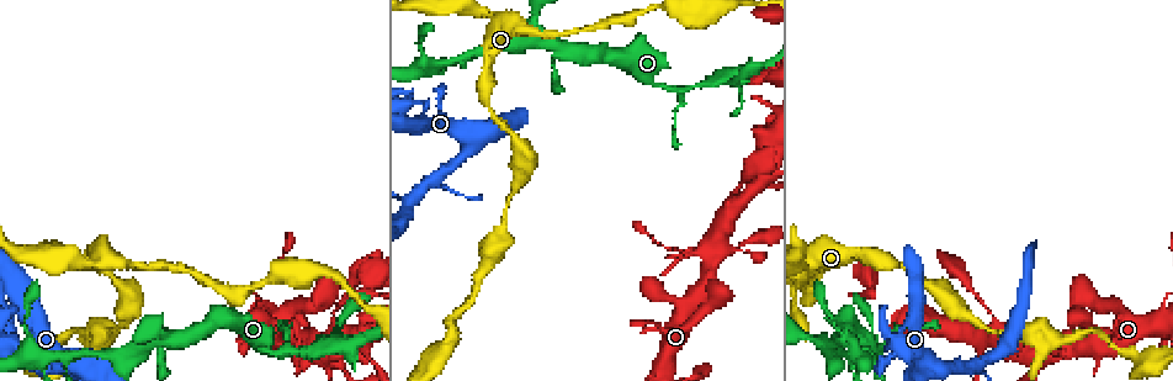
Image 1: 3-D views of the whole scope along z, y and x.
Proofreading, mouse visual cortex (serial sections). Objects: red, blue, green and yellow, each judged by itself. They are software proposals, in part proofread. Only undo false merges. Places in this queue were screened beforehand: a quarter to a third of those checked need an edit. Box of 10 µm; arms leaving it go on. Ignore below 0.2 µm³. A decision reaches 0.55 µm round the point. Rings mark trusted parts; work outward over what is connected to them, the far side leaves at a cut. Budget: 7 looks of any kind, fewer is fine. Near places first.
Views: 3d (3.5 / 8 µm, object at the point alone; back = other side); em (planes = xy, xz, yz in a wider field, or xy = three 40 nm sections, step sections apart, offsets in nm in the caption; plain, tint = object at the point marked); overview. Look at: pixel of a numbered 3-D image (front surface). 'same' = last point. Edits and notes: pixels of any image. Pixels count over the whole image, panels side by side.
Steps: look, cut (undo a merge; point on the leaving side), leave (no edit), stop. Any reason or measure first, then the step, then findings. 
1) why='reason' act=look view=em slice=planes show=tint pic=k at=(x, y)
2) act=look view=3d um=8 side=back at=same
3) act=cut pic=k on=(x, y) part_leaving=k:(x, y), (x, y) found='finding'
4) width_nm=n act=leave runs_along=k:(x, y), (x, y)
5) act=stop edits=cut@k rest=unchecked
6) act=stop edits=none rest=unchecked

why='looks like a crossing' act=look view=3d um=3.5 pic=1 at=(444, 62)

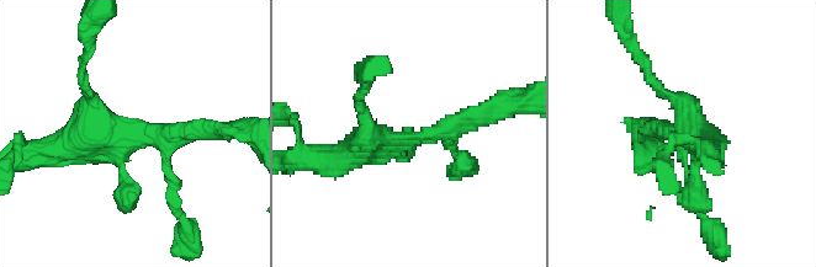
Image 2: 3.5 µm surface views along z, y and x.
act=leave runs_along=2:(493, 110), (342, 158) found='one cell here'

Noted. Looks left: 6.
why='four arms meet' act=look view=3d um=8 pic=1 at=(728, 251)

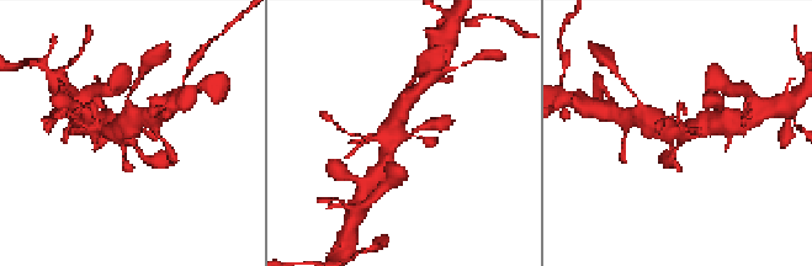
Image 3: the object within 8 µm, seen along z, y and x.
act=look view=em slice=xy step=2 show=tint at=same

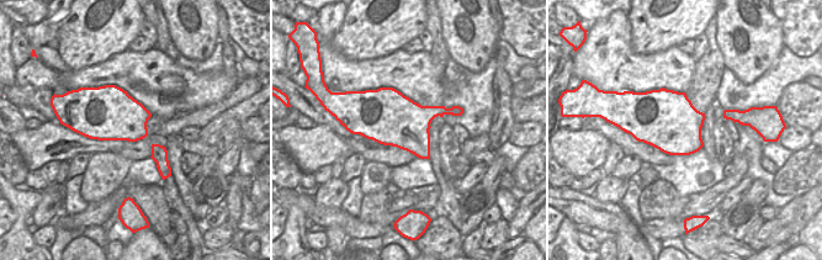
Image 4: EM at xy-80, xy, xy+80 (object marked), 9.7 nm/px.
act=leave runs_along=3:(383, 166), (402, 107) found='continuous, no second cell'

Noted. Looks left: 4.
why='calibre changes' act=look view=3d um=3.5 pic=1 at=(1064, 340)

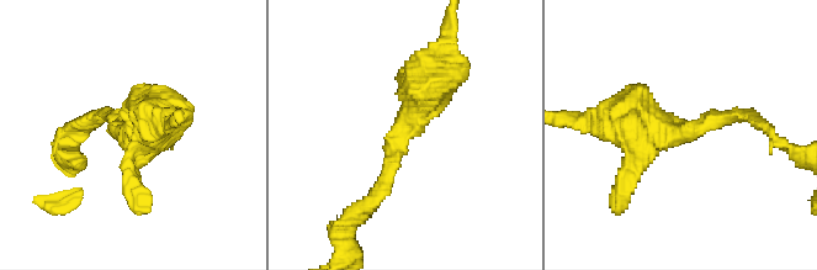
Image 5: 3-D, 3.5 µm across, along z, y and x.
arm_widths_nm=200,500 act=look view=em slice=xy step=2 show=tint pic=5 at=(124, 131)

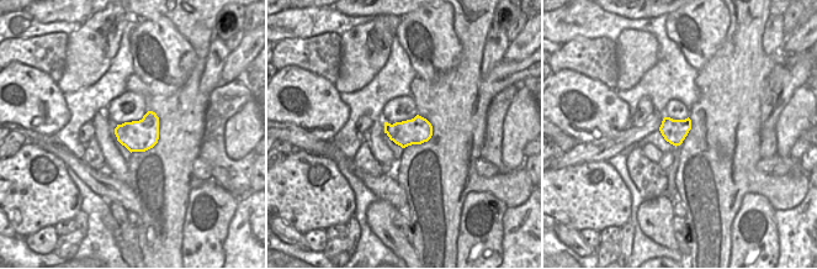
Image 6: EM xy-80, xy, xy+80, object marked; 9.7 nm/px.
act=leave runs_along=5:(435, 65), (375, 201) found='one cell here'

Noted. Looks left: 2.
act=stop edits=none rest=unchecked

